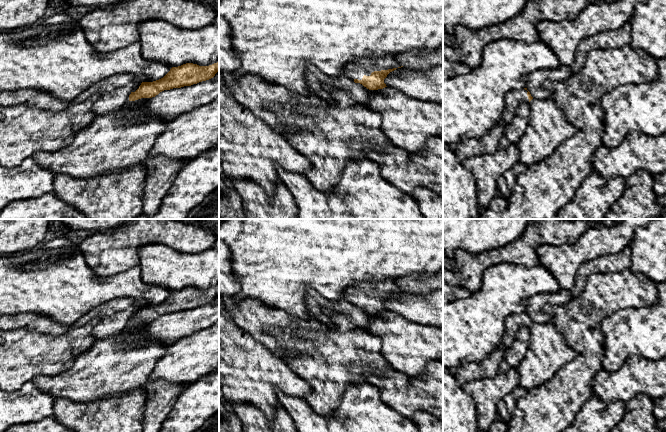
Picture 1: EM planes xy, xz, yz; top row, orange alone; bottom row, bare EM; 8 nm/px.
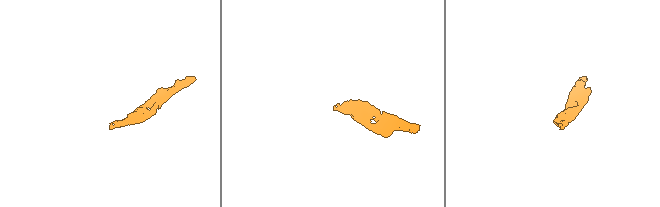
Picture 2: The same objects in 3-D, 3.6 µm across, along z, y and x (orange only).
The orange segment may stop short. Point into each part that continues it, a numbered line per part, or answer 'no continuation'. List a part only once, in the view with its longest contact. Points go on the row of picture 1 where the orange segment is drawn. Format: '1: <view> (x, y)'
1: xz (356, 69)

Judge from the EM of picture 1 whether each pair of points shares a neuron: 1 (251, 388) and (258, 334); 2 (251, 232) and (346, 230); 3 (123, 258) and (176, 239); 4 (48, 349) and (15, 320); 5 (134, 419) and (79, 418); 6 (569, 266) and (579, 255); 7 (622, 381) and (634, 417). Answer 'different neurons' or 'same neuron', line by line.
1: different neurons
2: same neuron
3: same neuron
4: different neurons
5: same neuron
6: same neuron
7: different neurons

